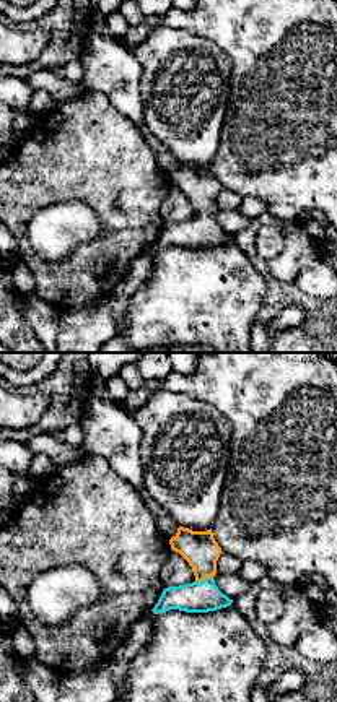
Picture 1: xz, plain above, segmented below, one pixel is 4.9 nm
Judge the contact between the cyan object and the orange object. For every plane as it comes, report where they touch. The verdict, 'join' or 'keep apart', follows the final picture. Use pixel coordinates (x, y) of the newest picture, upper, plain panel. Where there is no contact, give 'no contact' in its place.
meets cyan at (205, 215)

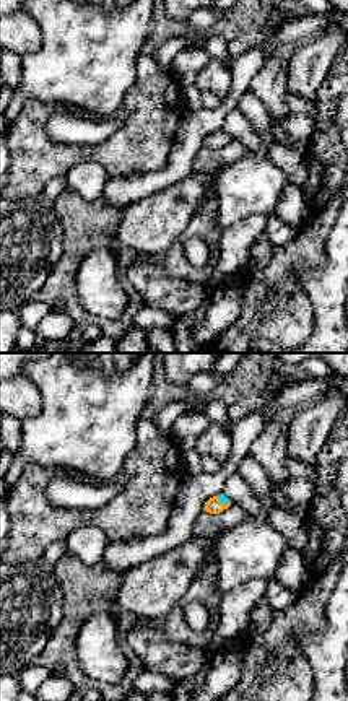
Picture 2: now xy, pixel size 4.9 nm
meets cyan at (223, 139)

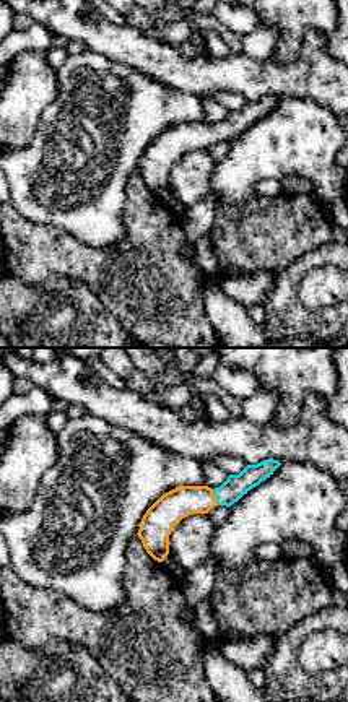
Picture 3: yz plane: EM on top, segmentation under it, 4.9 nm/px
meets cyan at (215, 134)

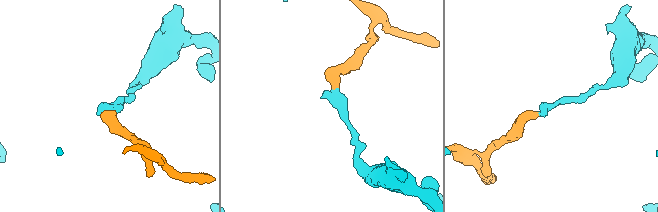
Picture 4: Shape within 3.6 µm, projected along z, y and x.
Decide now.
join

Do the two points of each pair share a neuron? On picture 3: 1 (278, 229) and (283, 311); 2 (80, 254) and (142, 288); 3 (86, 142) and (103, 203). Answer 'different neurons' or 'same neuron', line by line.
1: different neurons
2: same neuron
3: same neuron

